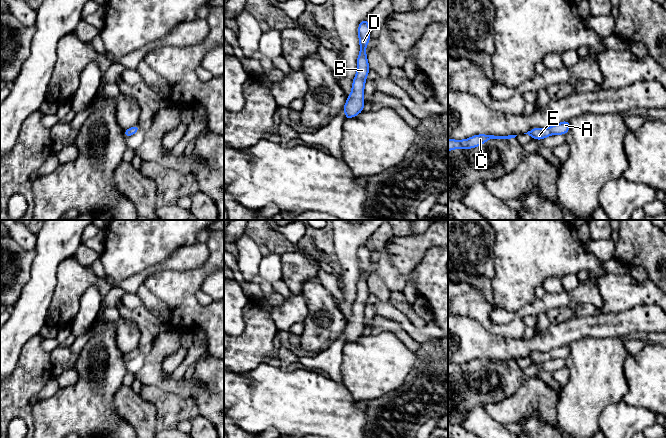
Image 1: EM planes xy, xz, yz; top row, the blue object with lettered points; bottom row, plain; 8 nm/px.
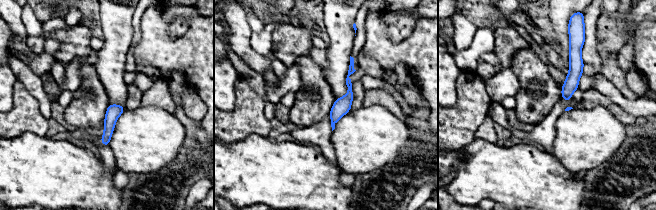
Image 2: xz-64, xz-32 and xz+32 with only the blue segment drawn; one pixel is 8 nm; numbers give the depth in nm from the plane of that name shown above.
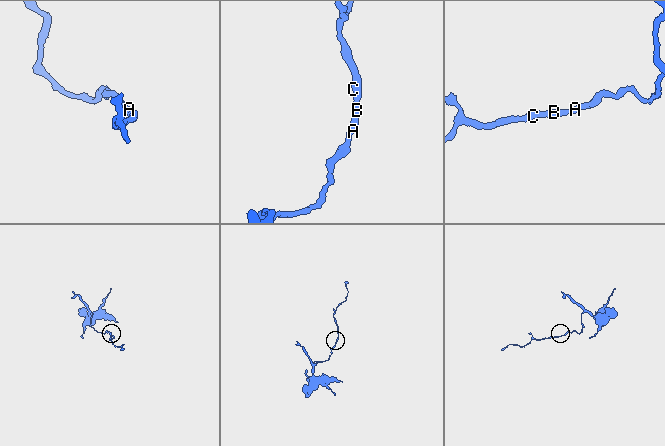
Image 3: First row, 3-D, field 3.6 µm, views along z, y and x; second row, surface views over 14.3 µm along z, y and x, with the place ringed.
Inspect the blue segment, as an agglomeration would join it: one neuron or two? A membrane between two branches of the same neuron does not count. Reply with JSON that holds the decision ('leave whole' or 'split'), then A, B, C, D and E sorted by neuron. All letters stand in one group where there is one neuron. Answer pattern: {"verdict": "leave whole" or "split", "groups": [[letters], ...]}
{"verdict": "leave whole", "groups": [["A", "B", "C", "D", "E"]]}

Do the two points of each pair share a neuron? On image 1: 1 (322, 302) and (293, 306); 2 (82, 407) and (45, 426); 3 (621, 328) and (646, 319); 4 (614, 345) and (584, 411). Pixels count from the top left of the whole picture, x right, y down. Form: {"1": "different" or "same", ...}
{"1": "different", "2": "same", "3": "same", "4": "same"}

